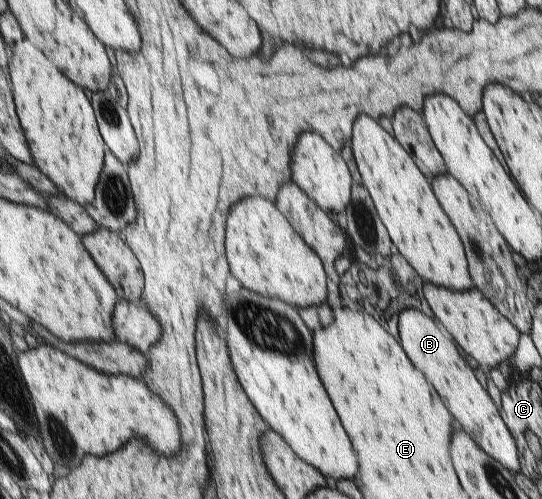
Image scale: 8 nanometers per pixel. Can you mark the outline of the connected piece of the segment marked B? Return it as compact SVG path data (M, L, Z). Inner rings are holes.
M406 309L400 313L399 319L400 341L402 341L402 347L408 355L408 359L412 363L418 363L418 367L422 367L422 373L426 375L426 379L430 379L430 383L440 395L440 399L446 403L450 413L454 413L456 421L472 437L474 443L490 457L494 457L496 461L506 465L512 473L516 473L520 469L516 441L510 435L490 394L482 387L480 381L474 376L473 369L460 355L458 347L454 345L453 336L429 313Z

